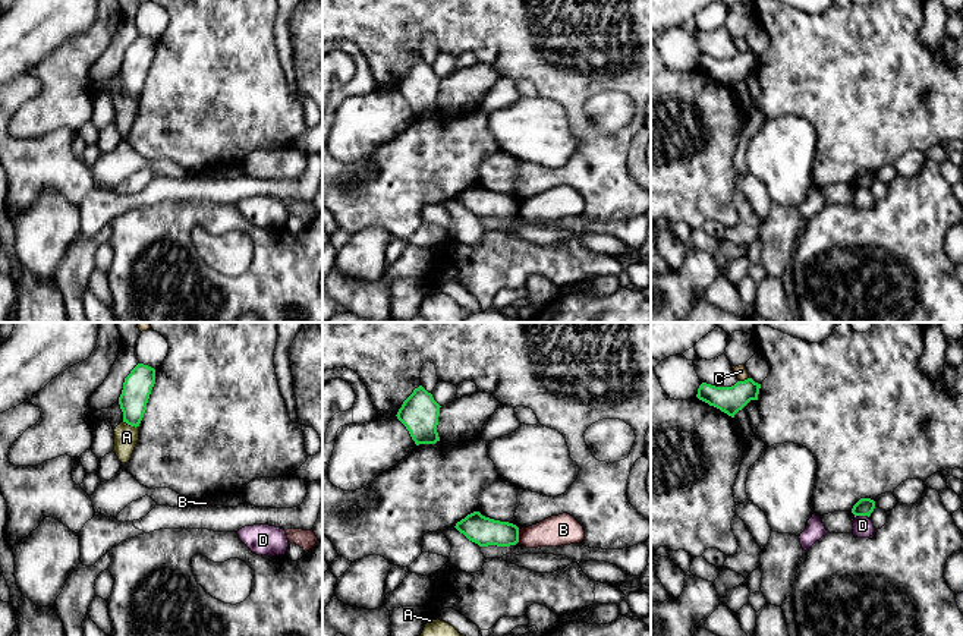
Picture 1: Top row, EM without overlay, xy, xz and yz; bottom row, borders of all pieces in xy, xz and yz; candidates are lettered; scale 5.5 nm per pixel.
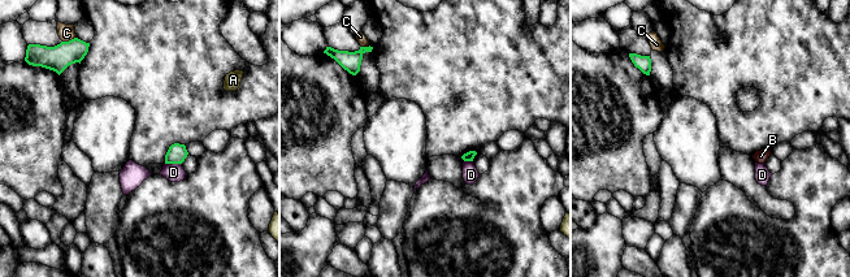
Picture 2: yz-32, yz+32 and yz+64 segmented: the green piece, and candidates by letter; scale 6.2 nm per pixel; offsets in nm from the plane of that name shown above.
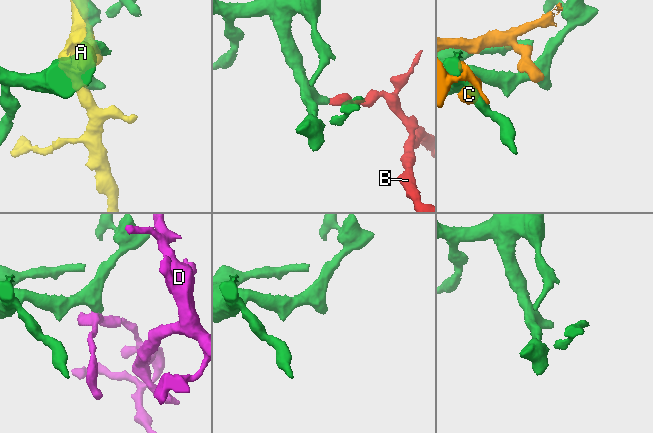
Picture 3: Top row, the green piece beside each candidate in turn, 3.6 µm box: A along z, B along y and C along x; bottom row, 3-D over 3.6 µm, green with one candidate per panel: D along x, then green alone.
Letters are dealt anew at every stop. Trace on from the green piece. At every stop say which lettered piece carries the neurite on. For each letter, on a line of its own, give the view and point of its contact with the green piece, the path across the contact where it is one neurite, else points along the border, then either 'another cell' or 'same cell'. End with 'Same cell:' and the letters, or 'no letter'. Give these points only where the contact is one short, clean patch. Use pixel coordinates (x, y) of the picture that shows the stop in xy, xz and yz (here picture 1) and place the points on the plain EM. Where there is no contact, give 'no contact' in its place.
A: xy (131, 97) | another cell
B: xz (518, 208) | along xz (518, 202), (519, 213) | another cell
C: yz (745, 52) | another cell
D: yz (861, 186) | another cell
Same cell: no letter

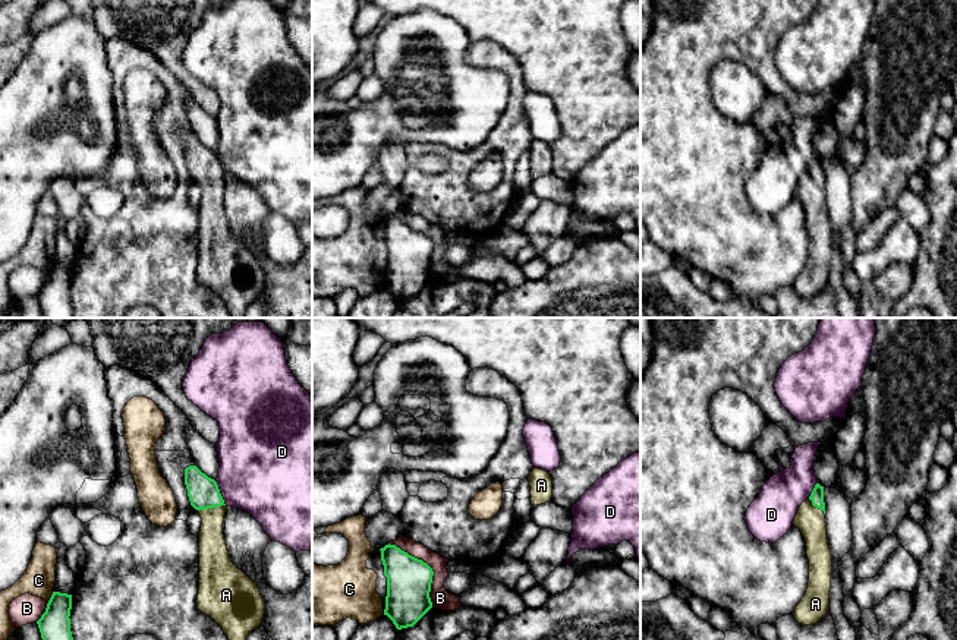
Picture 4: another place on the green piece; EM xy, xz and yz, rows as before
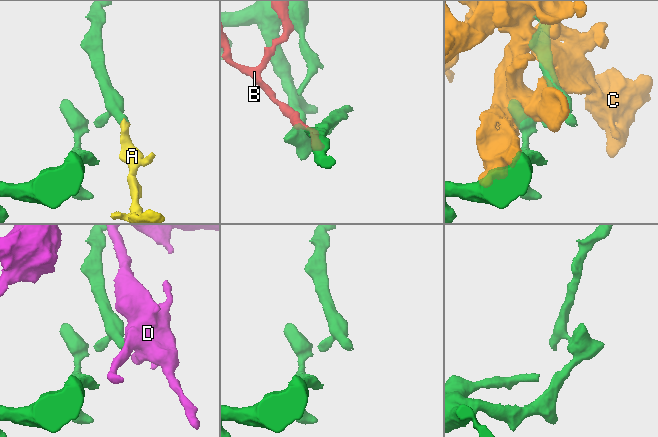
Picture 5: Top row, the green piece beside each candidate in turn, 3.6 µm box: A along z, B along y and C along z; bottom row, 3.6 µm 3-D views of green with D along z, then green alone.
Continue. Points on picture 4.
A: xy (211, 179) | same cell
B: xz (430, 239) | another cell
C: xy (52, 268) | another cell
D: xy (219, 164) | another cell
Same cell: A

